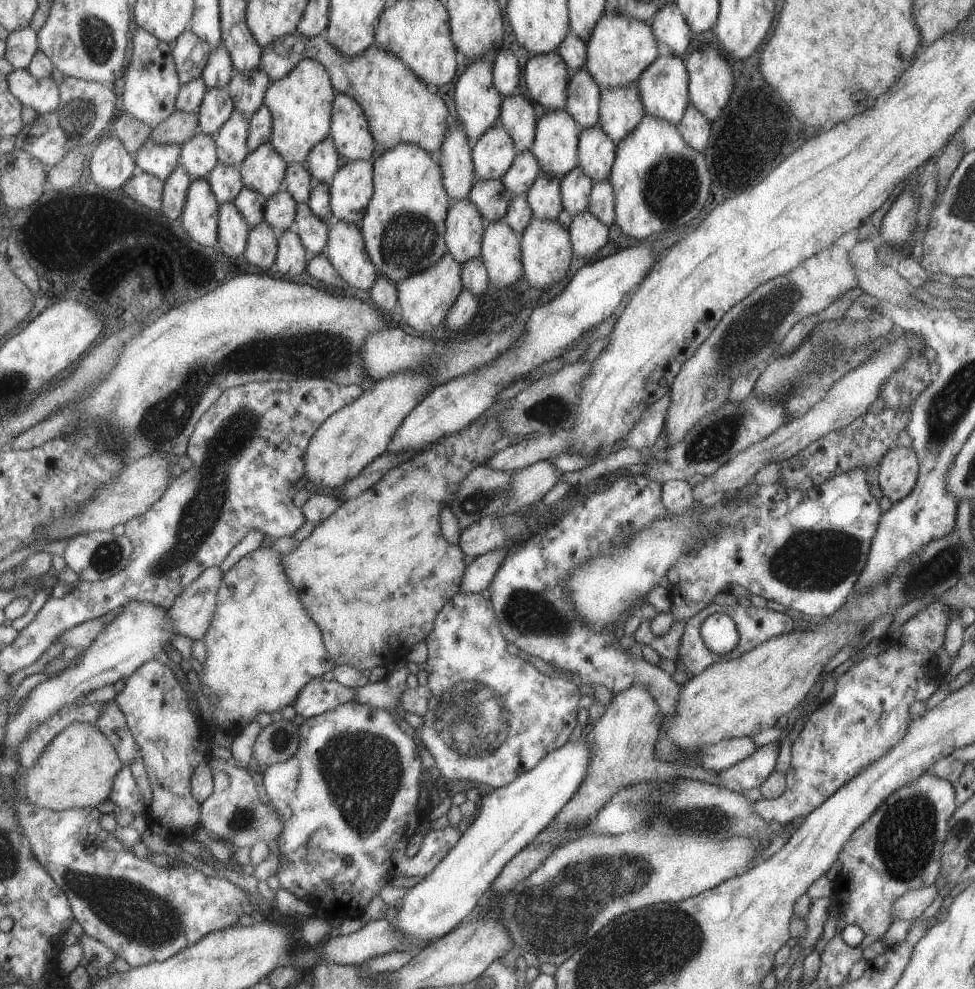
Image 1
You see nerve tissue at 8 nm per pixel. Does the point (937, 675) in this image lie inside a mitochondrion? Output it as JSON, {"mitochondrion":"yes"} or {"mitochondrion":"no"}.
{"mitochondrion":"no"}

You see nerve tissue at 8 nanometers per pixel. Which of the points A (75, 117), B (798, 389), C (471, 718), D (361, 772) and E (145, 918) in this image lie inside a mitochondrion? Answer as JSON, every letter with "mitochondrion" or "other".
{"A":"mitochondrion","B":"mitochondrion","C":"mitochondrion","D":"mitochondrion","E":"mitochondrion"}

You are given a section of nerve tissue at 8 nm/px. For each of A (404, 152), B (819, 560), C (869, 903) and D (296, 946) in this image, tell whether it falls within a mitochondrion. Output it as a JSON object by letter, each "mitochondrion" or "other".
{"A":"other","B":"mitochondrion","C":"other","D":"other"}

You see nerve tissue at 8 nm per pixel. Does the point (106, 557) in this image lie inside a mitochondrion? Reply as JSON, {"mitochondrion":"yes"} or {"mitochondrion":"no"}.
{"mitochondrion":"yes"}

